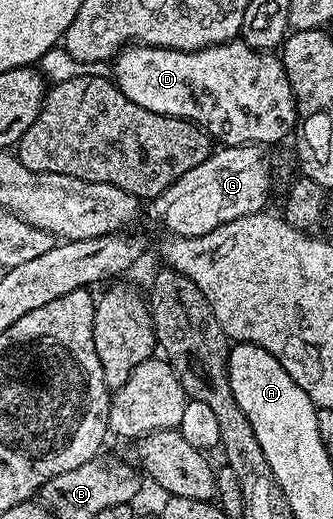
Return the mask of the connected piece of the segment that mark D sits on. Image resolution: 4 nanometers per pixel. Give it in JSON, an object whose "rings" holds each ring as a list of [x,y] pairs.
{"rings":[[[234,39],[225,41],[222,45],[208,45],[205,49],[196,49],[195,51],[179,51],[178,49],[160,49],[154,45],[143,45],[140,43],[130,43],[117,54],[112,62],[112,76],[115,83],[123,91],[123,95],[127,95],[127,99],[131,99],[131,103],[139,103],[139,107],[147,107],[147,111],[155,111],[159,115],[171,115],[178,117],[184,121],[192,121],[194,125],[205,130],[214,142],[220,143],[222,146],[227,145],[259,145],[262,147],[270,147],[276,141],[281,141],[289,132],[294,132],[295,126],[298,124],[297,116],[297,100],[293,97],[291,91],[291,83],[285,74],[285,68],[280,60],[272,52],[253,49],[243,40]]]}

